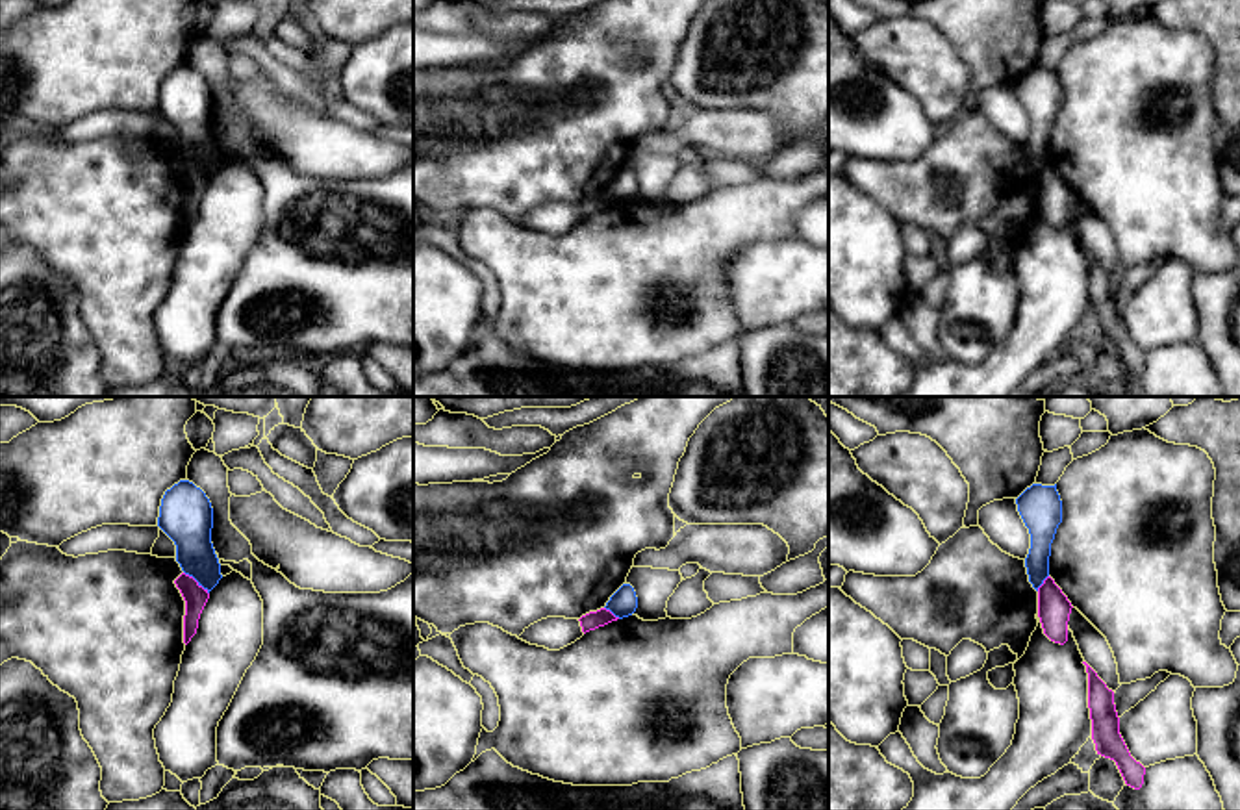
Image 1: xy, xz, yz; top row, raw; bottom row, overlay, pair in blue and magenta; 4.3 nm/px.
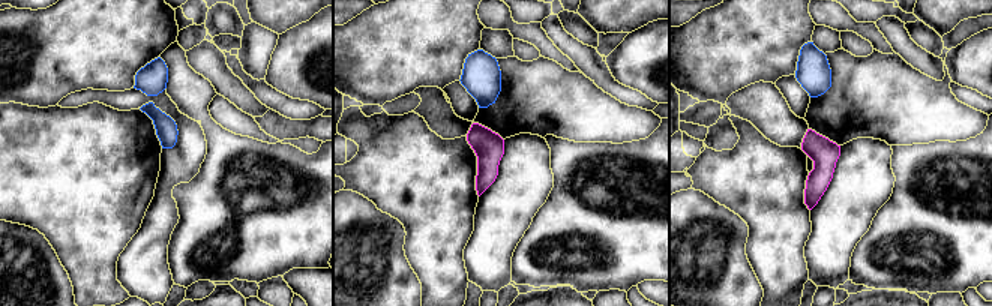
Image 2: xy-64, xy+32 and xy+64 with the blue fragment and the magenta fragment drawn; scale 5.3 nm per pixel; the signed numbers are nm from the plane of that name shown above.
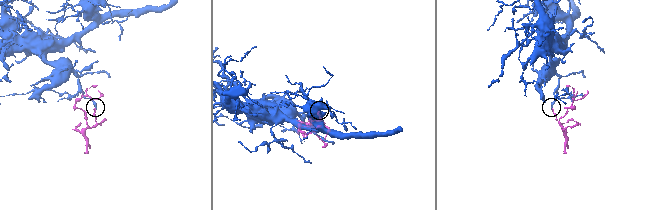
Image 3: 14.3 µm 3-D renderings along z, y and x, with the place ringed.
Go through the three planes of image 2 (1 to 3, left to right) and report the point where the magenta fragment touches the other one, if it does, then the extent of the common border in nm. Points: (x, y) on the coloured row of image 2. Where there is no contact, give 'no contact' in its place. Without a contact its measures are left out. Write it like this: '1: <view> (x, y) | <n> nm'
1: no contact
2: no contact
3: no contact

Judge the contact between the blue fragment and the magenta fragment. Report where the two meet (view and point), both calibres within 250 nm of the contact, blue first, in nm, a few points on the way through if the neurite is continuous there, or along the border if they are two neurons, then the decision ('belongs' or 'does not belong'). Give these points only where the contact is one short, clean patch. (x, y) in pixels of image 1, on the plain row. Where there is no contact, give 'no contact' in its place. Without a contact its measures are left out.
meets blue in xy at (197, 165); 190 nm thick on the blue side, 100 nm on the other; border along xy (184, 156), (208, 178); does not belong

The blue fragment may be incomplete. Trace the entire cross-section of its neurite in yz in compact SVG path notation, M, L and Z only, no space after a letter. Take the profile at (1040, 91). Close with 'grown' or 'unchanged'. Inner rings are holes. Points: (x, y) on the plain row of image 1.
M1032 69L1016 83L1016 89L1031 119L1031 133L1025 143L1025 152L1029 167L1038 176L1049 161L1051 128L1062 108L1062 85L1057 69Z | unchanged

